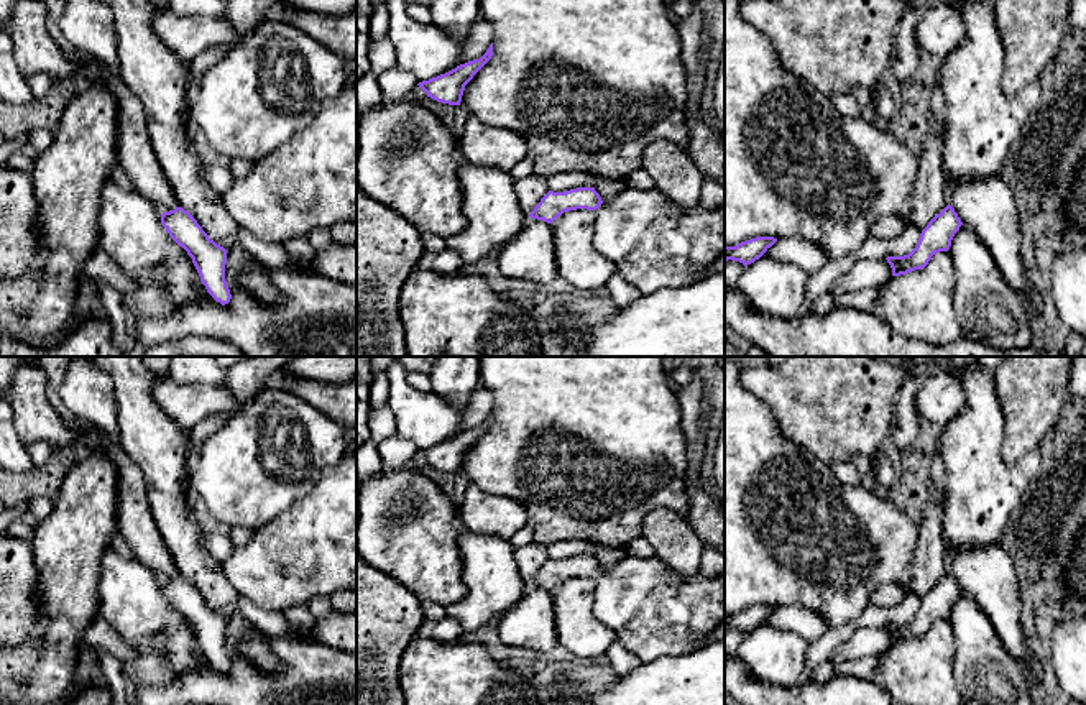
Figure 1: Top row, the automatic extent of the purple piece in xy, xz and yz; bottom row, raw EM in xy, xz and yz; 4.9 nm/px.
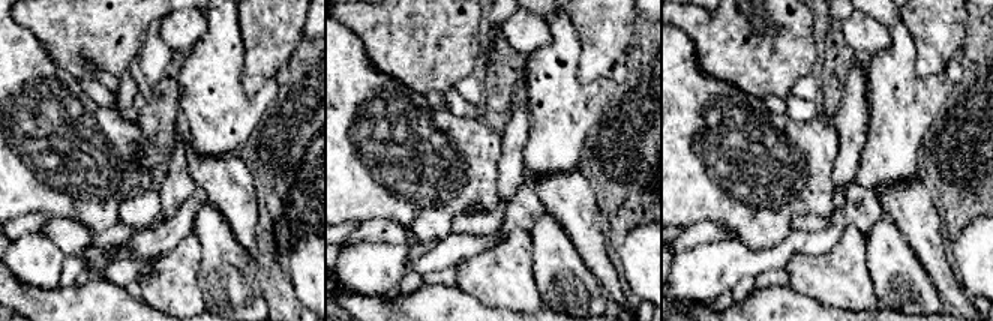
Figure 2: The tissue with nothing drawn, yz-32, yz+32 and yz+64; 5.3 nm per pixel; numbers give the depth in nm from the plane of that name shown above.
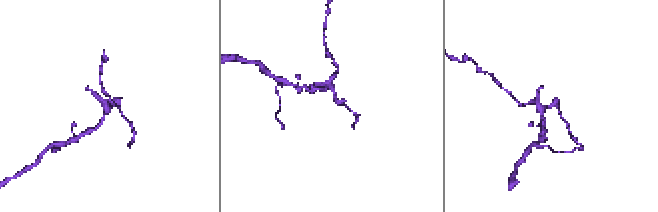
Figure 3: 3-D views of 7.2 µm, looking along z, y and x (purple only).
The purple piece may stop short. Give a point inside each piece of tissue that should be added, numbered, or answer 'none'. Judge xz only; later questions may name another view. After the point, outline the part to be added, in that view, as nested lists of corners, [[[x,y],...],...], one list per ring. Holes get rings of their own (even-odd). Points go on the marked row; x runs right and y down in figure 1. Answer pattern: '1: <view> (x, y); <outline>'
1: xz (654, 242); [[[624,187],[595,210],[596,250],[616,265],[618,273],[641,294],[700,279],[725,251],[725,204],[716,209],[680,205],[657,189]]]

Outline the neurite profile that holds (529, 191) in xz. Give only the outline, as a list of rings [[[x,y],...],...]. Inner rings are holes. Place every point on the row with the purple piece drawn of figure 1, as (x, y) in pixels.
[[[531,174],[524,179],[513,179],[513,189],[521,210],[529,217],[541,199],[549,192],[547,179]]]

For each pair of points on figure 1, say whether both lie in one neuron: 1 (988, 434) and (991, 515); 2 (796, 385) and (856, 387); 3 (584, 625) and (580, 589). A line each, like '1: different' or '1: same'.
1: same
2: same
3: same

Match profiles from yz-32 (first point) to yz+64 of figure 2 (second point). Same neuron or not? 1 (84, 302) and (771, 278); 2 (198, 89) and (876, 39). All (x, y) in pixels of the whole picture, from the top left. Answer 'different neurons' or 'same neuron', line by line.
1: different neurons
2: different neurons

